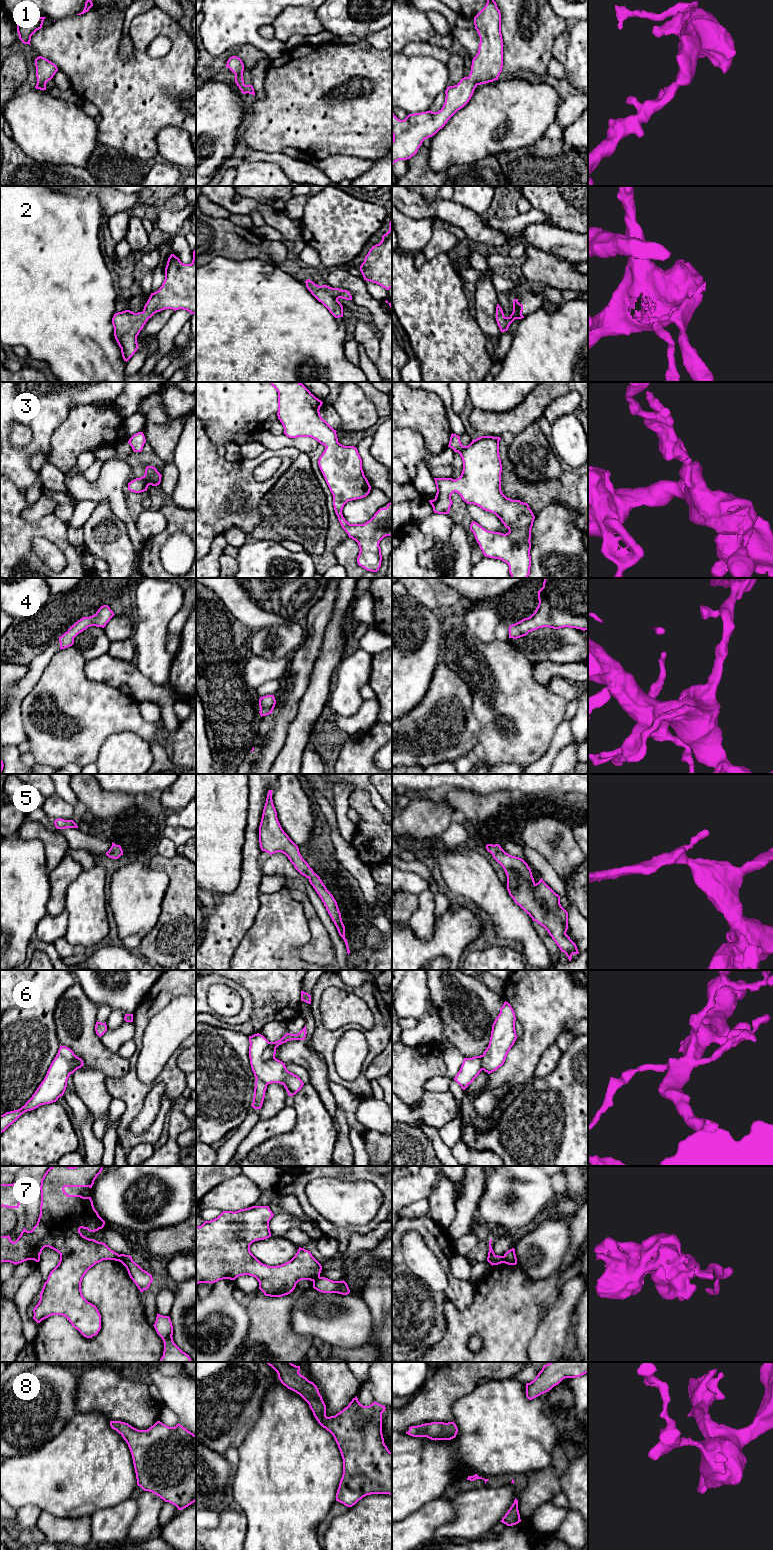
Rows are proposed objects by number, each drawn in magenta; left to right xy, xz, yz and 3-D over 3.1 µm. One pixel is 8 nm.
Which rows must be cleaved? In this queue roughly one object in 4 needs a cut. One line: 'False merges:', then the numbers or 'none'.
False merges: 6, 7

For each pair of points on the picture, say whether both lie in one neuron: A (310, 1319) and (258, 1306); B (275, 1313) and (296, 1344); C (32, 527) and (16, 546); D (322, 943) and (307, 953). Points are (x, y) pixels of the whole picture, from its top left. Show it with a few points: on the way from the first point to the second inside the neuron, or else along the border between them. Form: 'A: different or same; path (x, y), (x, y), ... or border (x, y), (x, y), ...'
A: different; border (303, 1294), (291, 1313), (291, 1328), (299, 1335)
B: same; path (275, 1321), (288, 1336)
C: same; path (27, 532), (18, 541)
D: same; path (318, 947), (311, 953)

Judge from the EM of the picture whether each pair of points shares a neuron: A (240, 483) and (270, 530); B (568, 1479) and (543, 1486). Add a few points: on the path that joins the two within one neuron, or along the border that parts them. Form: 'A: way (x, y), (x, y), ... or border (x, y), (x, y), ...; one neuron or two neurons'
A: border (265, 494), (258, 507), (261, 521), (246, 534); two neurons
B: border (569, 1462), (567, 1470), (560, 1477), (561, 1491); two neurons

